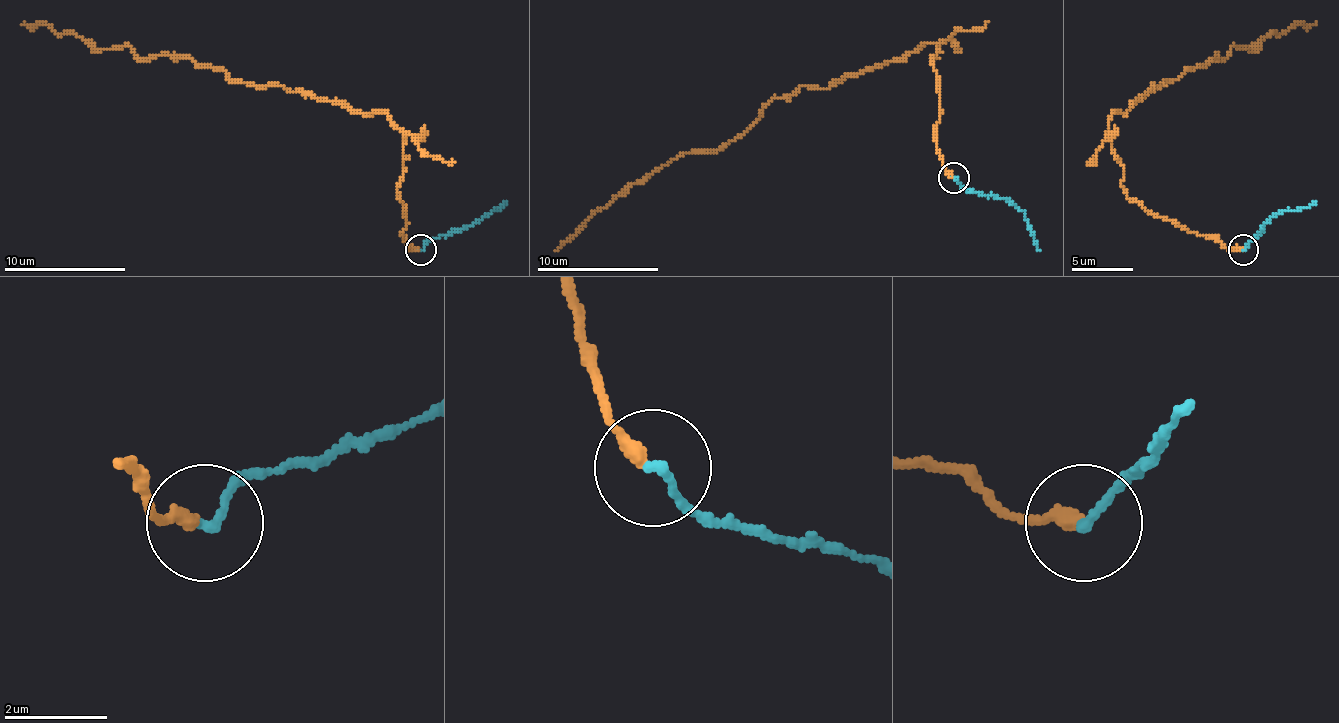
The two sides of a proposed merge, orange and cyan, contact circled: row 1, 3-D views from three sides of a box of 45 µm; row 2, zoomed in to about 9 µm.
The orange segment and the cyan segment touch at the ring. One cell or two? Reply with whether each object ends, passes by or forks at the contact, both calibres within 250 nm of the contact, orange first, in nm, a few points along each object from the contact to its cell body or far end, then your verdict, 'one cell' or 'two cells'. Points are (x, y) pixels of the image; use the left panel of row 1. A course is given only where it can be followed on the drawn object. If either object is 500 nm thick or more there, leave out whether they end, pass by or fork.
orange ends there; cyan ends there; 260 nm thick on the orange side, 170 nm on the other; orange runs (418, 250), (403, 238), (397, 195), (403, 134), (381, 110), (21, 24); cyan runs (421, 250), (433, 238), (479, 223), (507, 201); one cell

